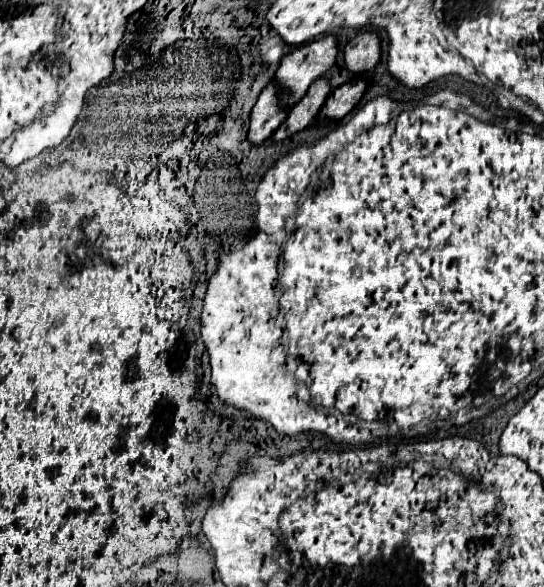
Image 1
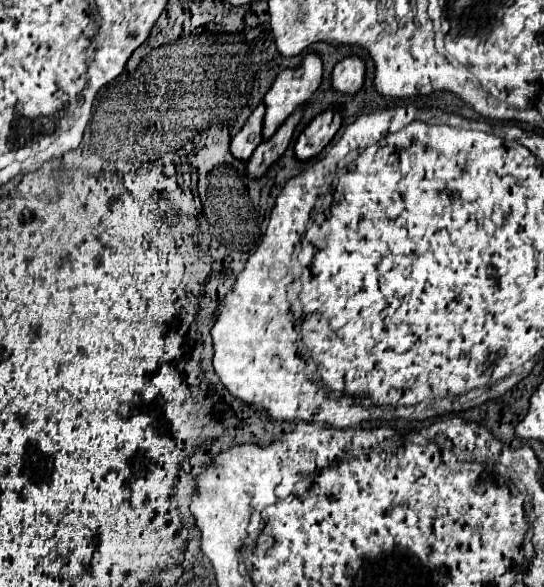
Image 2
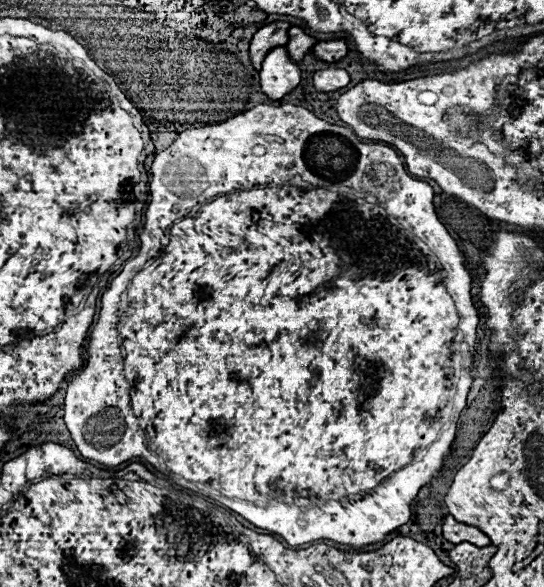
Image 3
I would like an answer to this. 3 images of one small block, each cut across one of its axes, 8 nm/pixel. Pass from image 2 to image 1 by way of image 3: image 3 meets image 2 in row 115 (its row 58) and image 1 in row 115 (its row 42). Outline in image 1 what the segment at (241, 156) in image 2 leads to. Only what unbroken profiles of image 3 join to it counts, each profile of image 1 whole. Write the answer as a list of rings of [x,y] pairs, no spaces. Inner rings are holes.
[[[270,82],[258,102],[254,104],[250,112],[250,130],[248,130],[248,142],[250,144],[262,144],[268,140],[274,130],[284,122],[288,110],[278,110],[278,98],[274,94],[274,82]]]

